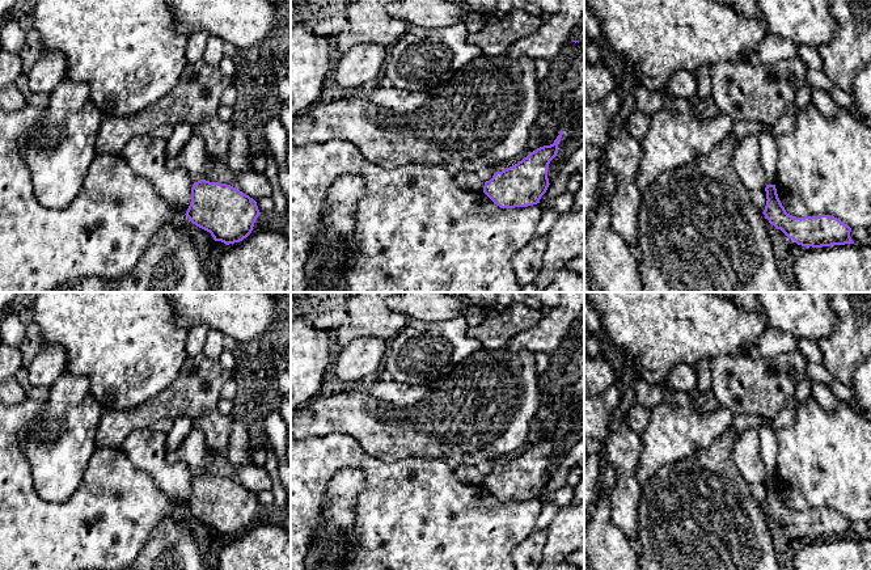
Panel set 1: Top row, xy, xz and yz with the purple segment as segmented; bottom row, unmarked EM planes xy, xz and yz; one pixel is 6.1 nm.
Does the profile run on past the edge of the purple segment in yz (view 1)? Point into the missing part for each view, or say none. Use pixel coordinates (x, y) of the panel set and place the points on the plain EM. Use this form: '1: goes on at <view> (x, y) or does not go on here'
1: does not go on here

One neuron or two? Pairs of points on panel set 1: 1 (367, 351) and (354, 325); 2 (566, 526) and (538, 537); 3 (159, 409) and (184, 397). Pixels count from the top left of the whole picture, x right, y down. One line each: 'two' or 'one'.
1: two
2: two
3: one

